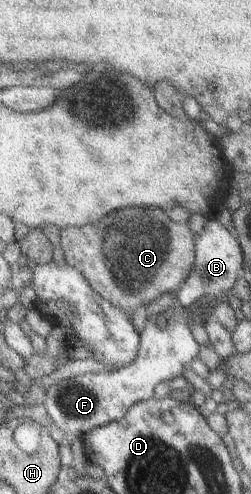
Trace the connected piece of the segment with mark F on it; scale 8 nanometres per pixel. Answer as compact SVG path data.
M173 305L167 311L151 309L145 319L143 329L139 334L139 344L137 356L131 364L121 368L115 368L109 372L84 372L83 374L73 375L73 377L64 378L58 383L44 389L43 408L51 421L52 425L63 432L66 438L81 438L85 433L92 431L98 426L119 420L127 409L137 401L153 397L153 390L157 384L171 380L182 375L185 366L189 365L191 360L198 353L198 345L193 340L186 323L186 313L182 306Z

